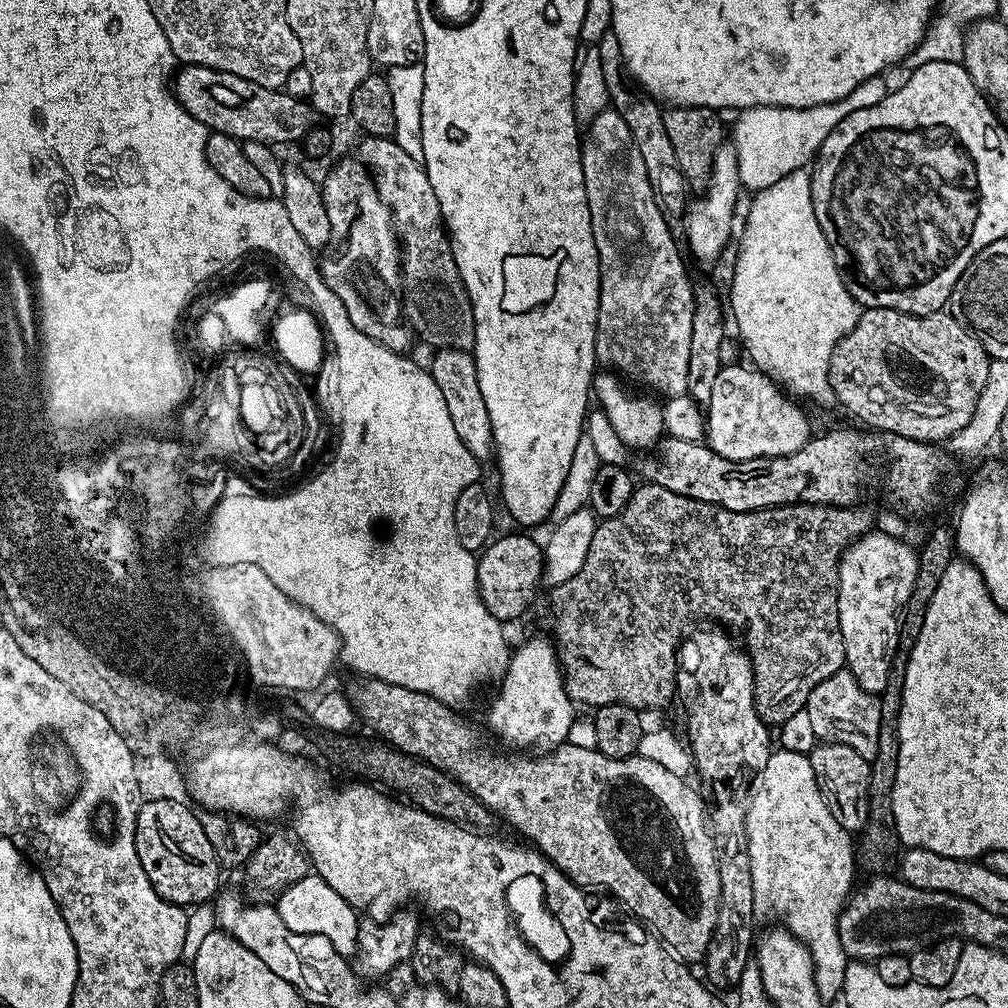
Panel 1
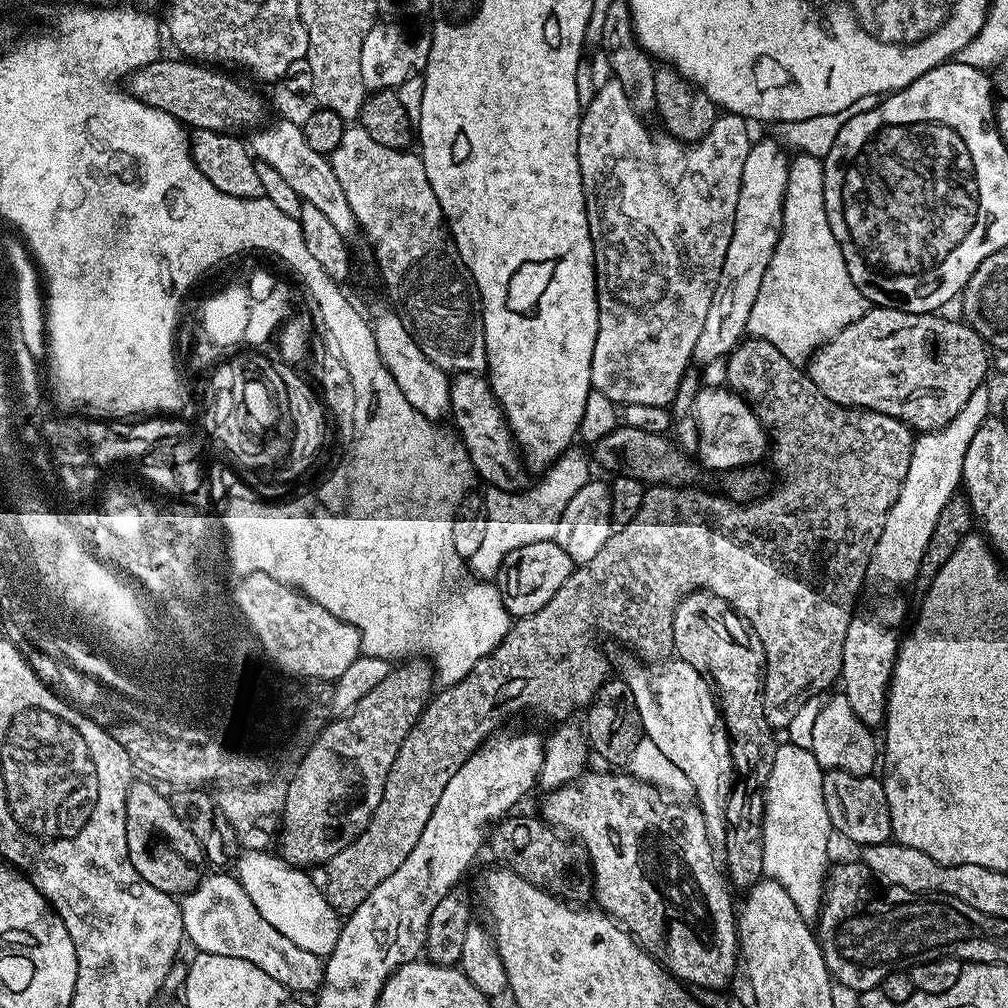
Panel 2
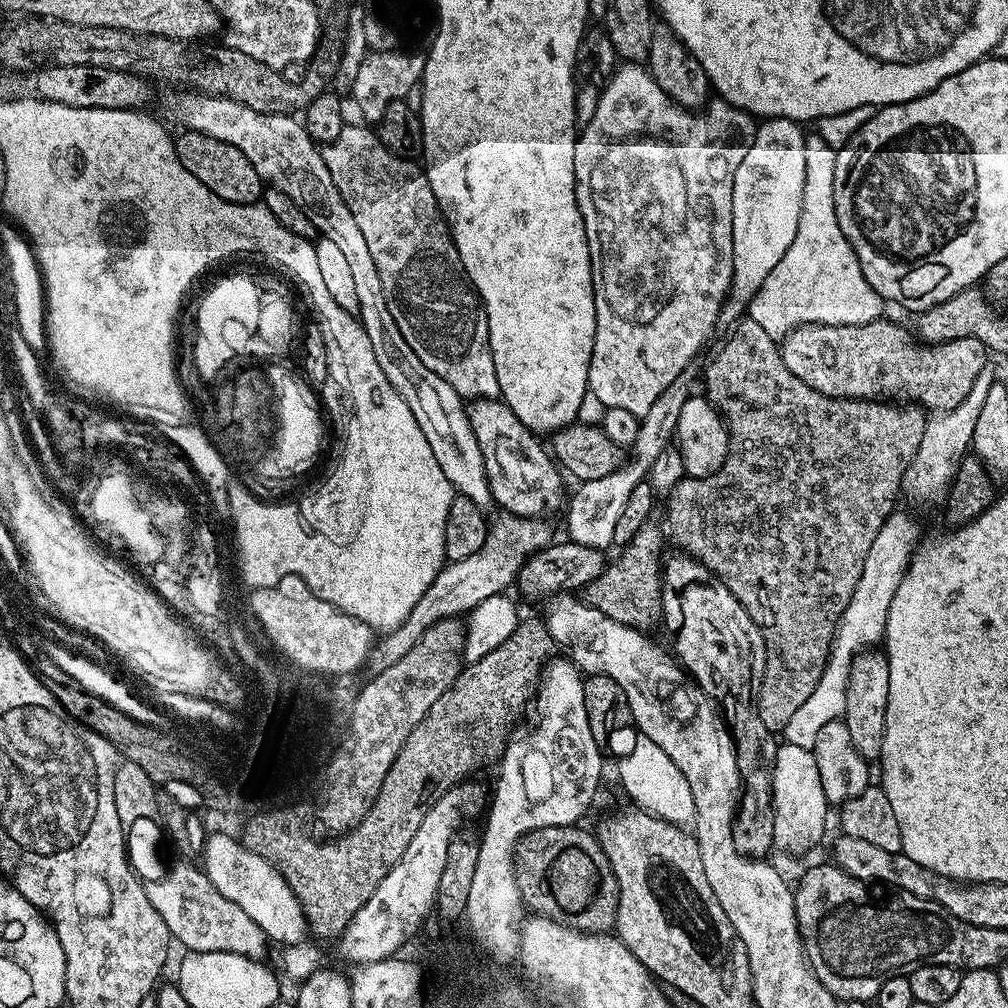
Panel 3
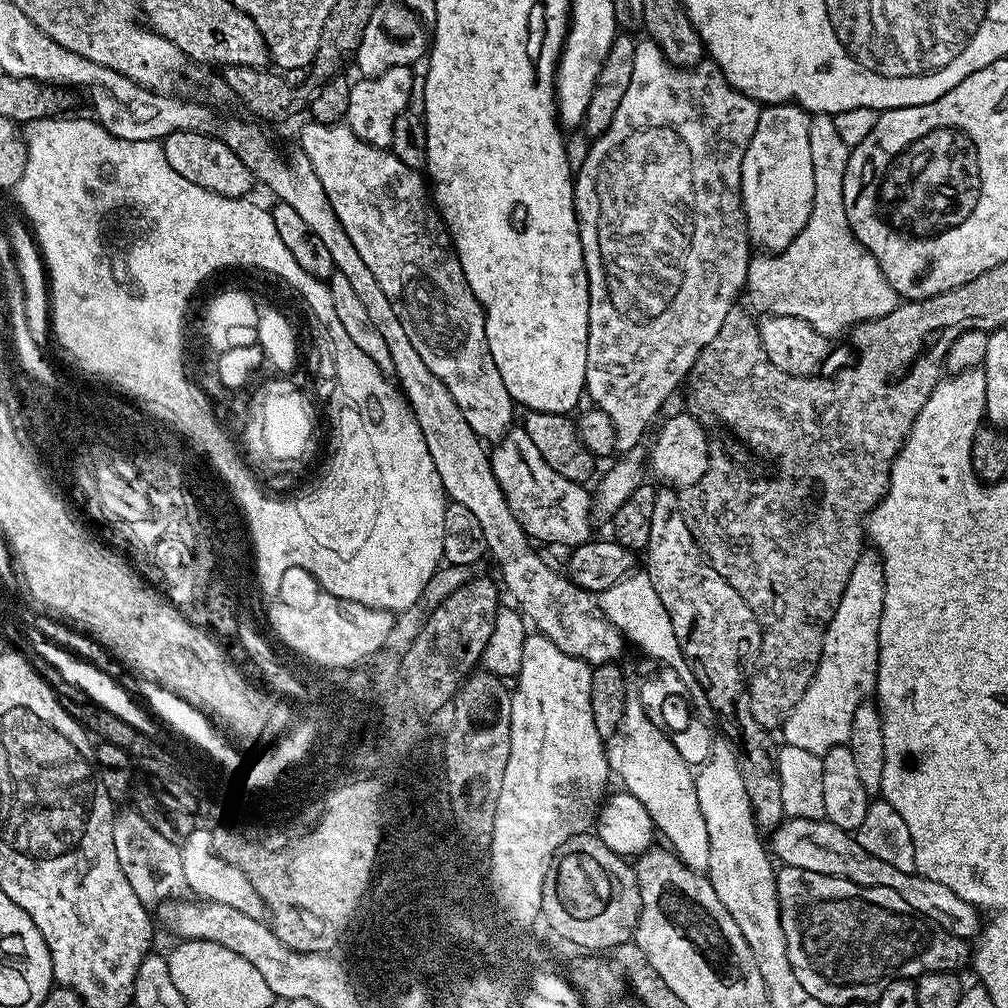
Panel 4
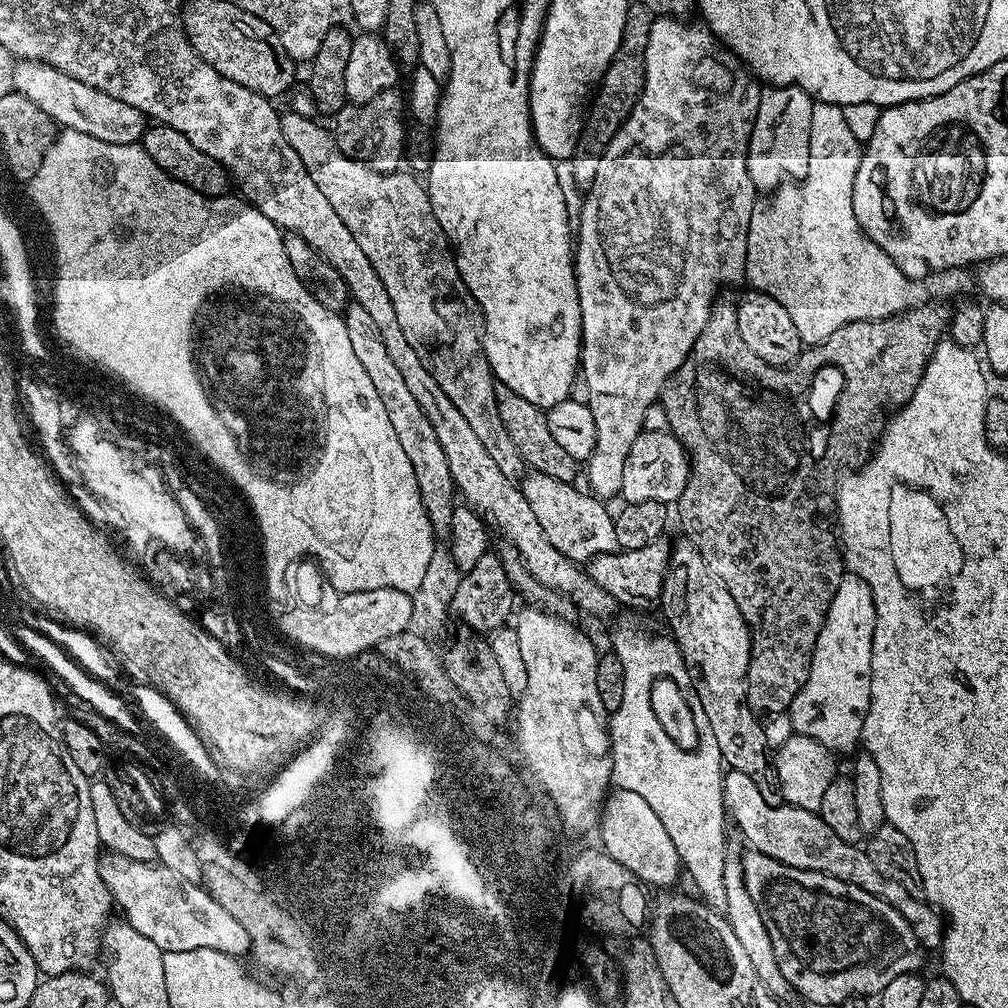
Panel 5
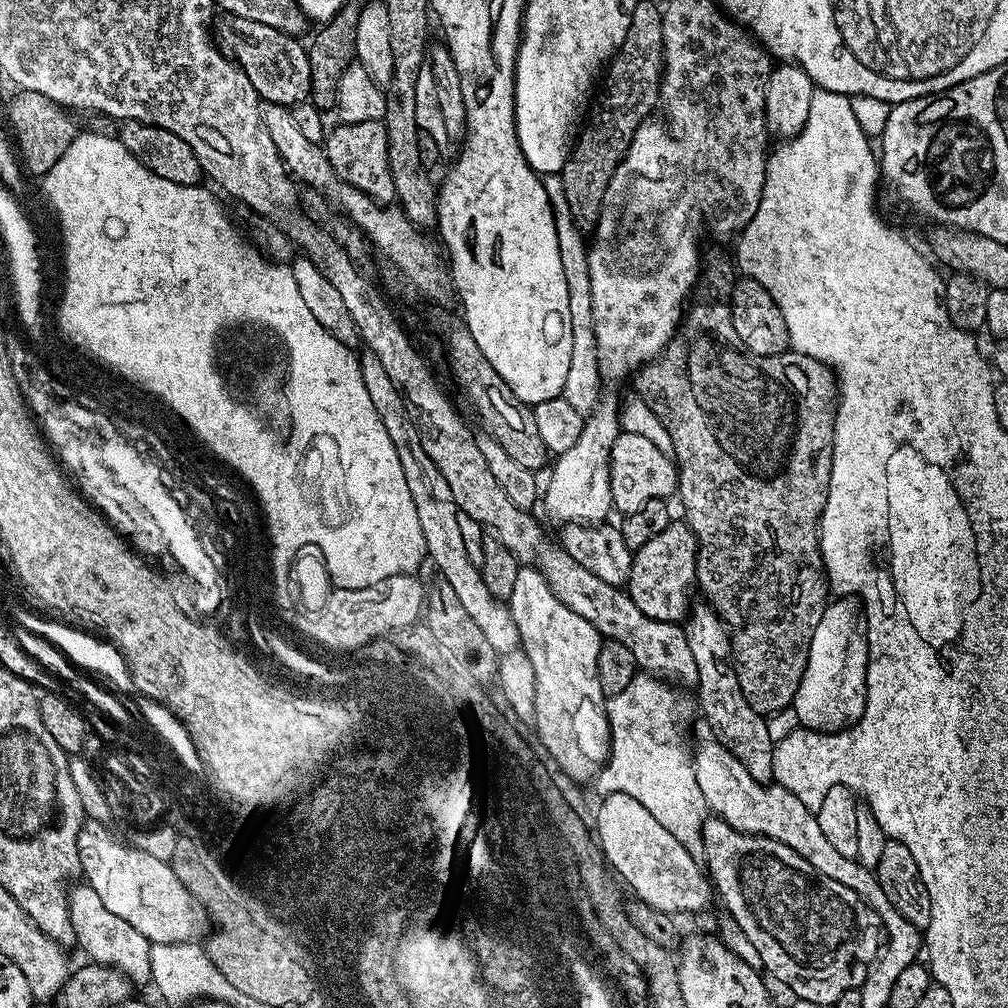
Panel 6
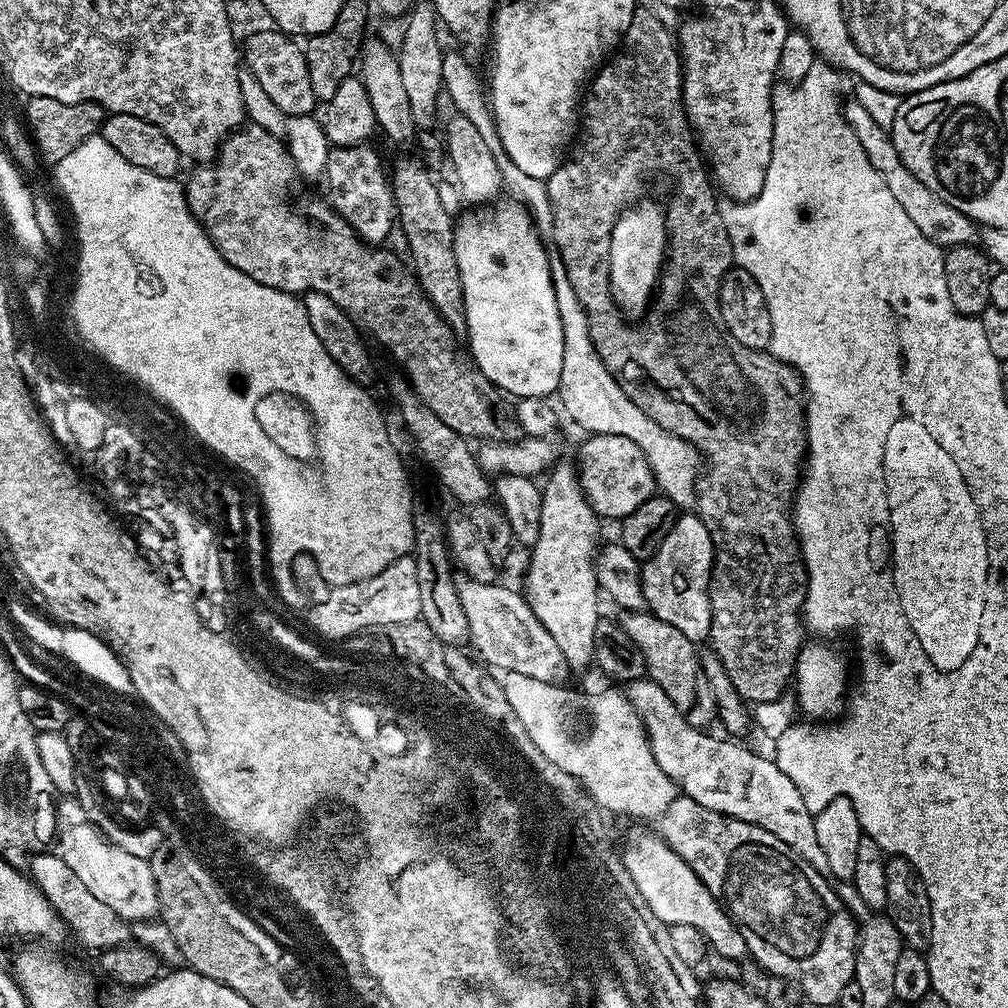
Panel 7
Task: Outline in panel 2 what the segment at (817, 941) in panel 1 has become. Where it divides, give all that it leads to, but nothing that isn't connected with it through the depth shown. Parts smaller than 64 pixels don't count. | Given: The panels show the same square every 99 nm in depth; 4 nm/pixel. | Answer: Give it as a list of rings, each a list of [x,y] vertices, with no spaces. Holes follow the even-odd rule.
[[[784,742],[776,749],[773,773],[779,774],[788,764],[788,816],[776,812],[776,796],[771,790],[764,792],[764,825],[762,826],[762,866],[767,879],[778,882],[786,894],[797,898],[798,914],[812,922],[819,917],[820,900],[823,897],[830,871],[828,839],[834,836],[830,814],[826,814],[826,802],[822,794],[825,769],[814,758],[811,748],[799,748]]]

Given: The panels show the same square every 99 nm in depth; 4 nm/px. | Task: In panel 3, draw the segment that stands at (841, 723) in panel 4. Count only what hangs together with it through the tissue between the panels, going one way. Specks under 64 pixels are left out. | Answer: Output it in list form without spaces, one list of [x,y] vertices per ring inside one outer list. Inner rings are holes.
[[[903,510],[893,512],[882,530],[878,530],[878,538],[874,538],[874,543],[870,545],[870,554],[866,554],[866,563],[862,565],[862,578],[858,578],[858,586],[854,586],[850,606],[842,610],[842,618],[834,630],[826,670],[822,678],[818,678],[814,694],[810,694],[810,698],[806,698],[802,706],[798,706],[790,722],[786,722],[782,736],[787,743],[811,750],[814,742],[818,742],[818,733],[822,731],[822,726],[843,717],[846,710],[846,682],[850,682],[852,659],[869,646],[879,645],[883,641],[890,602],[894,602],[894,590],[898,590],[898,582],[902,582],[904,571],[921,540],[919,526]]]

